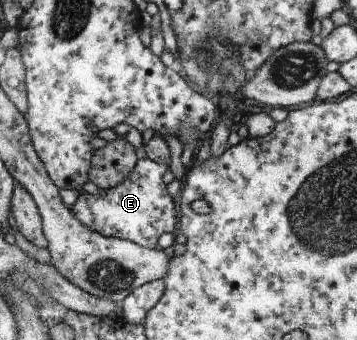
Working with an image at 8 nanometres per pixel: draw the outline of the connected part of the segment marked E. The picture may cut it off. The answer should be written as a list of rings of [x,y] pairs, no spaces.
[[[147,158],[139,159],[127,178],[116,187],[98,194],[81,192],[70,208],[73,216],[103,236],[127,239],[142,247],[155,249],[161,234],[176,233],[178,228],[179,216],[175,213],[175,202],[164,183],[167,170],[169,165],[160,165]]]

